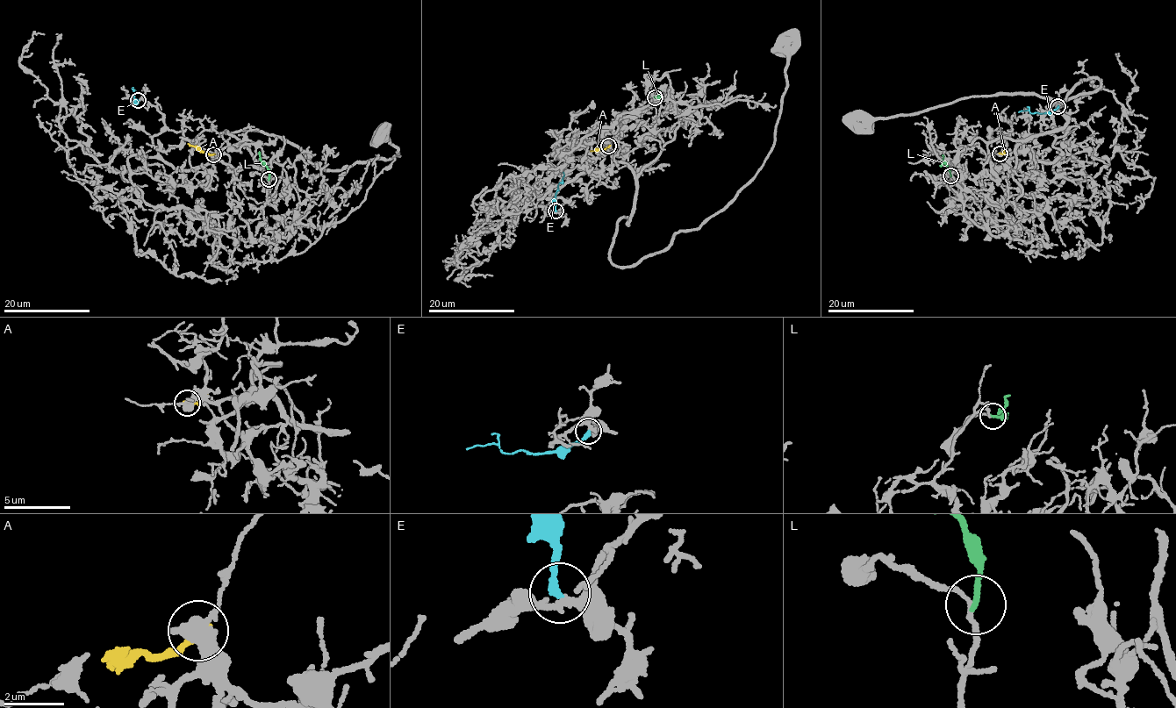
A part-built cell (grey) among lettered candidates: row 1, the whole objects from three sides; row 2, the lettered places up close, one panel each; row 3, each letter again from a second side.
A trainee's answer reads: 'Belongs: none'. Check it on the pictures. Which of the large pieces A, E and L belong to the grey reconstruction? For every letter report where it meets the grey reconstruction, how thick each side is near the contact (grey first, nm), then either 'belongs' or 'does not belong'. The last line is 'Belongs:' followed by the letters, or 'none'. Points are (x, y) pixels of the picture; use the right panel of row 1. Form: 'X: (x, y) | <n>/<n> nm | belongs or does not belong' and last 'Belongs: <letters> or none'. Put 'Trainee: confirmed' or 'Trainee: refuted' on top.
Trainee: refuted
A: (1000, 153) | 360/220 nm | does not belong
E: (1057, 106) | 240/220 nm | belongs
L: (950, 175) | 130/170 nm | does not belong
Belongs: E

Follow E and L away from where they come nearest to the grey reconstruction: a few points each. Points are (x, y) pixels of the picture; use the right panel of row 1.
E: (1057, 106), (1047, 112), (1031, 113), (1028, 110), (1018, 112)
L: (951, 175), (942, 155)

